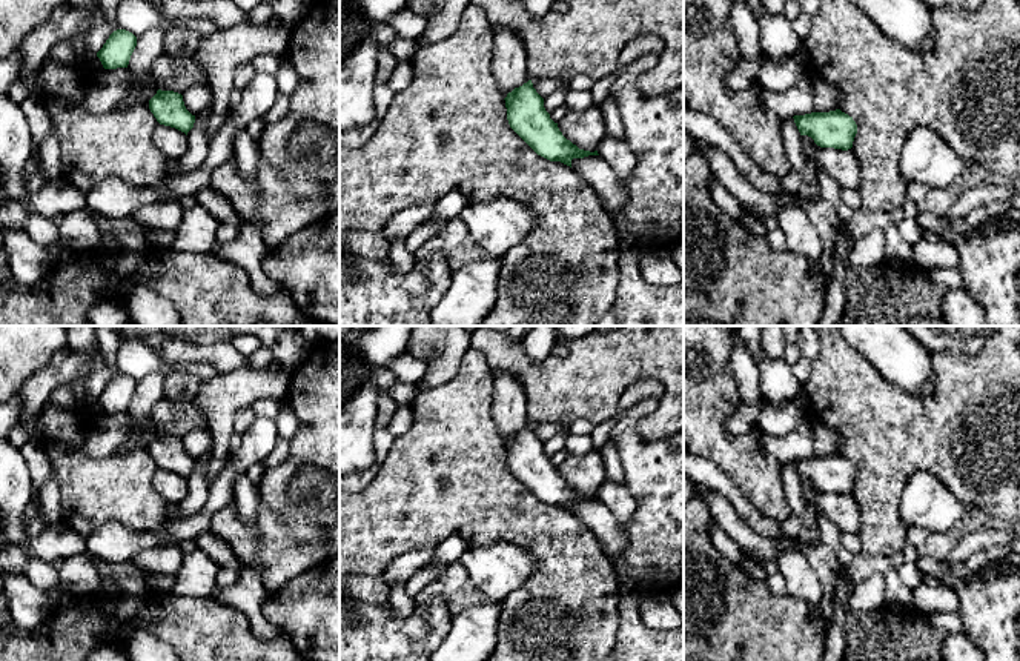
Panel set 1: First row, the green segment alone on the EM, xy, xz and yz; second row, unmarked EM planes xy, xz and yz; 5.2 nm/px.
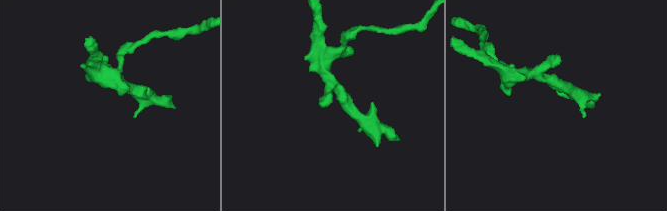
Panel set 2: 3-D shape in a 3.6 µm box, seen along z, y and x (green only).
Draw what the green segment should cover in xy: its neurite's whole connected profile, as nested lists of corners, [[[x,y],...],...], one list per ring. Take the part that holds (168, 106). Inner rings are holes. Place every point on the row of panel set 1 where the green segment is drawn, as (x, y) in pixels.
[[[158,89],[149,100],[149,109],[160,125],[175,128],[186,135],[194,128],[195,115],[186,109],[178,92]]]

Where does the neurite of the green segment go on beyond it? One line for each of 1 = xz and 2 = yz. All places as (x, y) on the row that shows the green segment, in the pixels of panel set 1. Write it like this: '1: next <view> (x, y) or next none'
1: next none
2: next none

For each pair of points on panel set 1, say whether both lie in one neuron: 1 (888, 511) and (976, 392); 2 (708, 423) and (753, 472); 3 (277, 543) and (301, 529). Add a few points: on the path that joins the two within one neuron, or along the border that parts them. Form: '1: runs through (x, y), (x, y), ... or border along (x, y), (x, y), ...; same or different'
1: runs through (888, 481), (947, 420); same
2: runs through (716, 435), (741, 460); same
3: border along (268, 508), (297, 540), (323, 528); different

